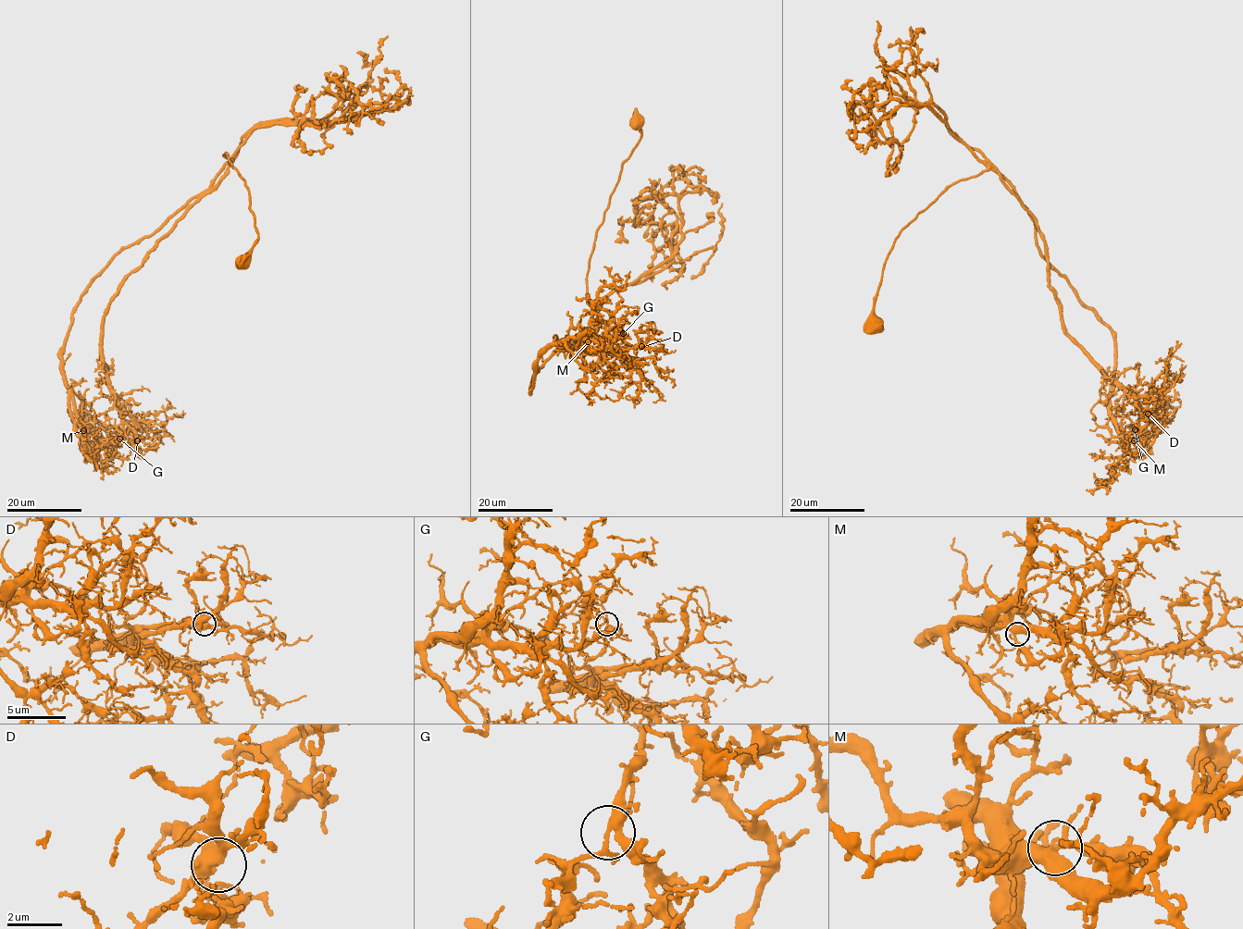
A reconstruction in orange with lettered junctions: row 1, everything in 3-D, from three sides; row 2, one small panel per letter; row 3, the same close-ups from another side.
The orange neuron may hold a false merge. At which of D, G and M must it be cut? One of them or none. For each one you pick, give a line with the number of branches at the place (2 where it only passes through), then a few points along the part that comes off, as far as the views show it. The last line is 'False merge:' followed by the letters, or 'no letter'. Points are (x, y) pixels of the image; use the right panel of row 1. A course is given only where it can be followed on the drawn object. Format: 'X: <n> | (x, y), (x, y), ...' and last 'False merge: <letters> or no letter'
G: 4 | (1135, 428), (1123, 446), (1110, 329), (1006, 179), (925, 105), (878, 140), (895, 106)
False merge: G

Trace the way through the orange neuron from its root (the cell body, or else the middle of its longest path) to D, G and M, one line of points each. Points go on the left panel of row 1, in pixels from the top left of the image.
D: (242, 260), (257, 232), (249, 189), (226, 153), (231, 161), (125, 278), (105, 316), (102, 359), (137, 440)
G: (242, 260), (257, 232), (249, 189), (226, 153), (231, 161), (109, 302), (101, 354), (123, 413), (119, 439)
M: (242, 260), (257, 232), (249, 189), (226, 153), (231, 161), (109, 302), (101, 354), (116, 401), (83, 430)

